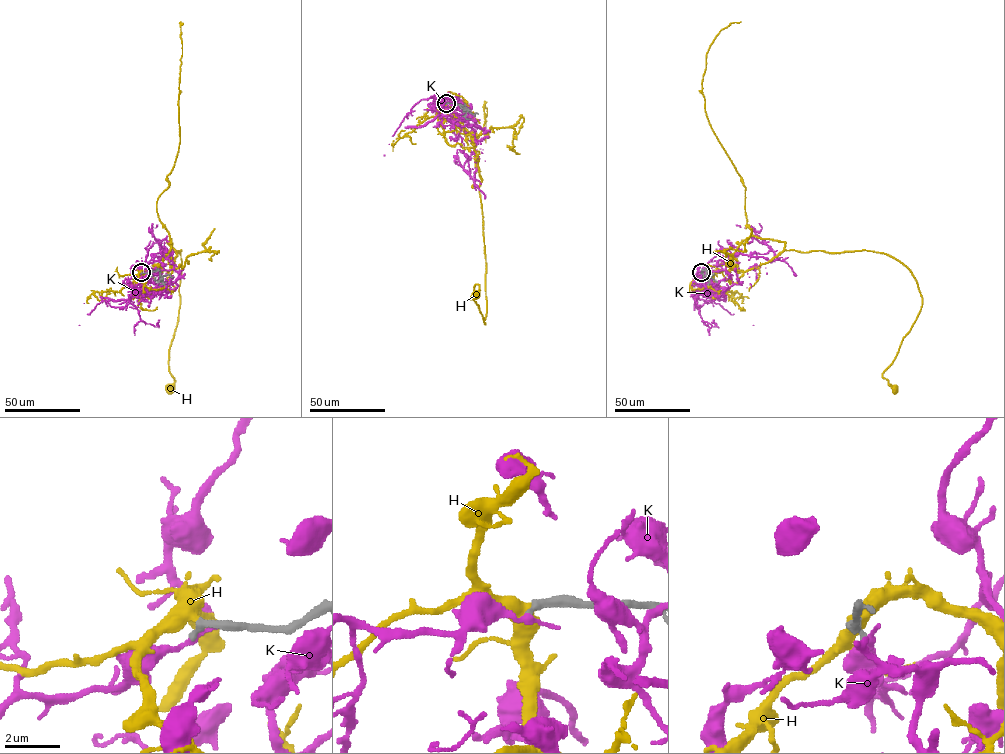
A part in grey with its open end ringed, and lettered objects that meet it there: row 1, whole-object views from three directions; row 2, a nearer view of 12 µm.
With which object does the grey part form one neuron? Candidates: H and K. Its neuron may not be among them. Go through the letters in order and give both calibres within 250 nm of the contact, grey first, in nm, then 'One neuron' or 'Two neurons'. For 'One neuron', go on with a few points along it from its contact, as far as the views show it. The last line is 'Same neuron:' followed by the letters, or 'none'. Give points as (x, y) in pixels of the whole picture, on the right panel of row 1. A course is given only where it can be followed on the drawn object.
H: Thickness 320 nm (grey) against 400 nm. One neuron. Its course: (701, 273), (747, 271), (784, 250), (892, 256), (910, 271), (922, 298), (882, 375), (893, 388)
K: Thickness 240 nm (grey) against 160 nm. Two neurons
Same neuron: H

